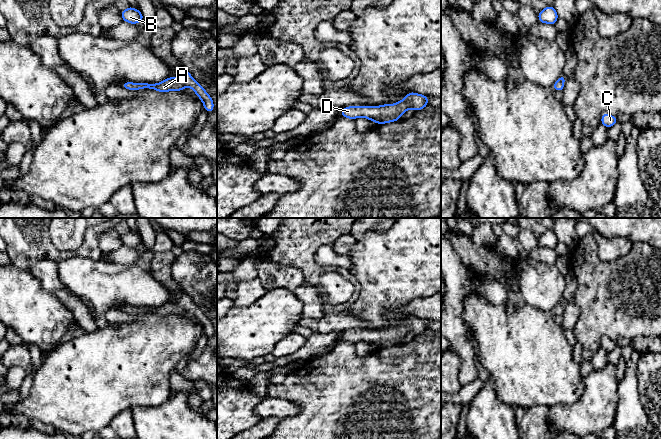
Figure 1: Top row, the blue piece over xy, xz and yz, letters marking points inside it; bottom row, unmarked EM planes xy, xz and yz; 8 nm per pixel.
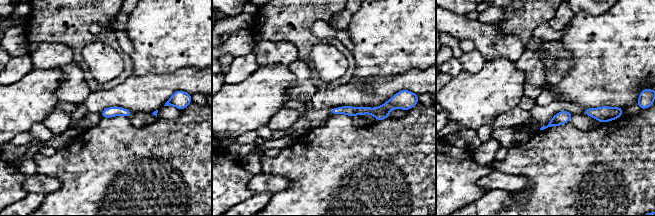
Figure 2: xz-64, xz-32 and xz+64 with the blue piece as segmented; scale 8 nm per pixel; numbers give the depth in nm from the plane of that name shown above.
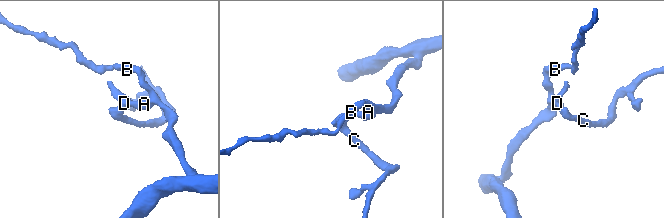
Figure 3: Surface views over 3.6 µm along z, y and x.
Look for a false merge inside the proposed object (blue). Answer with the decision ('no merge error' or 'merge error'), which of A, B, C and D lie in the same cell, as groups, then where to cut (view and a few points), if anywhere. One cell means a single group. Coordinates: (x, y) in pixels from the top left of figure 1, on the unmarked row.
no merge error; A B C D; no cut

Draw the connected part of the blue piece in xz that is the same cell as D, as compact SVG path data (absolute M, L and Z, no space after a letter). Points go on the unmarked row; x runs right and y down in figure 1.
M409 316L401 325L394 328L380 330L349 330L342 333L340 339L355 344L364 341L376 348L385 348L400 344L404 336L409 333L422 334L428 330L428 320Z

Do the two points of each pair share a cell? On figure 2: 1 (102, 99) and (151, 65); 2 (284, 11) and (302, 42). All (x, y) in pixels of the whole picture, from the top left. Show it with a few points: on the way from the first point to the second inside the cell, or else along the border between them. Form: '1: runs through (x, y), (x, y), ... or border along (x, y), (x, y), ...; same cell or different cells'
1: border along (132, 73), (136, 75), (147, 73), (160, 74); different cells
2: runs through (290, 19), (299, 34); same cell

